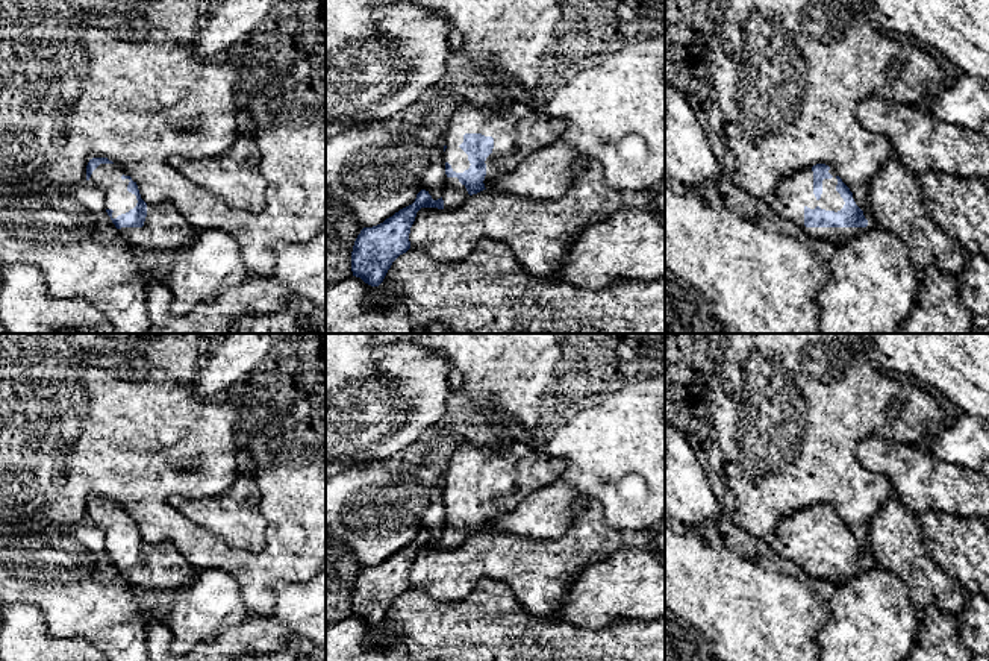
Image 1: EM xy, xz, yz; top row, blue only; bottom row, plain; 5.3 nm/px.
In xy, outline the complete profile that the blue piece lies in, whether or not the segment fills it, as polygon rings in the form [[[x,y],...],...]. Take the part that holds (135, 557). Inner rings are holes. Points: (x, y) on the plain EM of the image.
[[[92,497],[86,520],[106,537],[106,552],[133,588],[179,591],[198,570],[173,543],[147,544],[136,522],[108,497]]]

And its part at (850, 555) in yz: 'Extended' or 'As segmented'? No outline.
Extended

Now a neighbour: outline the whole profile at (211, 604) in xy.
[[[221,569],[198,570],[189,584],[176,591],[174,603],[168,614],[167,625],[173,632],[171,652],[186,655],[200,643],[220,637],[248,616],[250,611],[241,597],[239,585],[229,572]]]

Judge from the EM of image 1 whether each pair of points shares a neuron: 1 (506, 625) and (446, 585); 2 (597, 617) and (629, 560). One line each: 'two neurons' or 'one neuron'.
1: two neurons
2: one neuron

